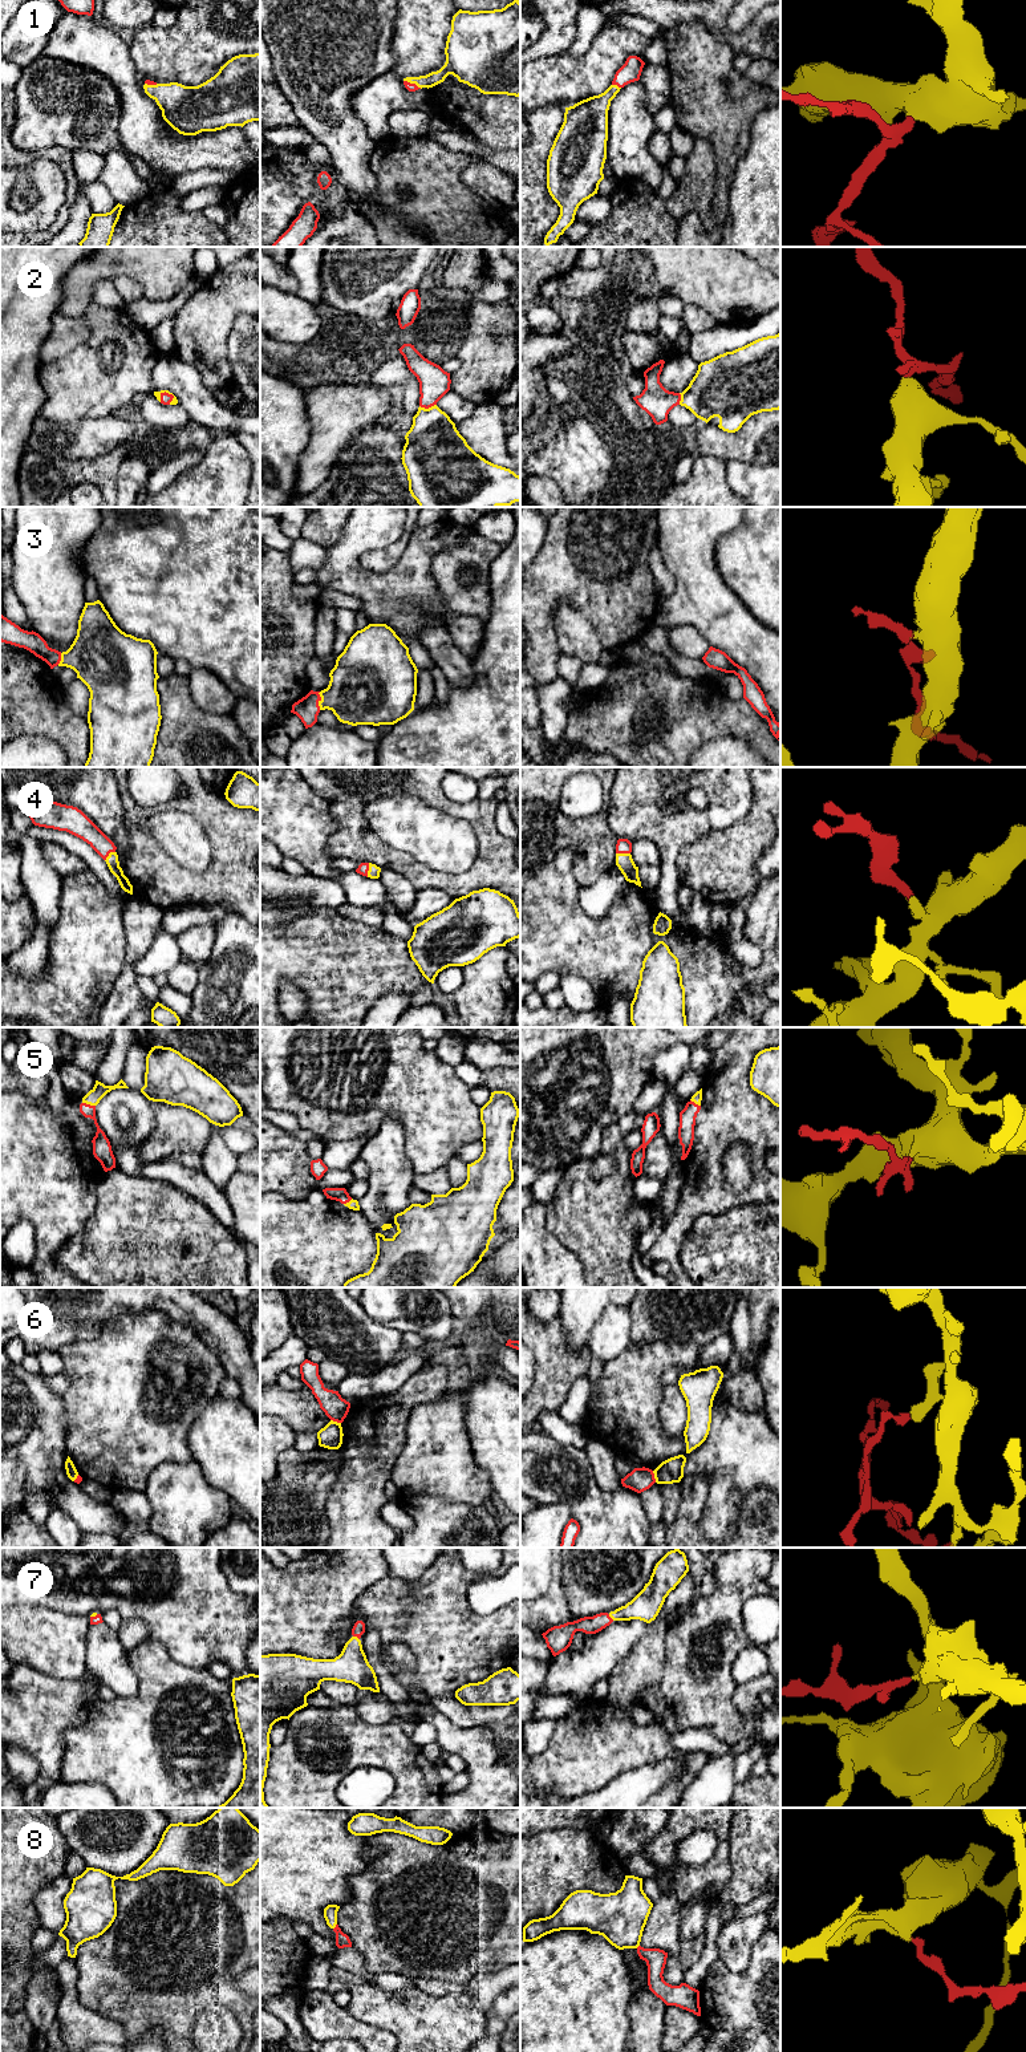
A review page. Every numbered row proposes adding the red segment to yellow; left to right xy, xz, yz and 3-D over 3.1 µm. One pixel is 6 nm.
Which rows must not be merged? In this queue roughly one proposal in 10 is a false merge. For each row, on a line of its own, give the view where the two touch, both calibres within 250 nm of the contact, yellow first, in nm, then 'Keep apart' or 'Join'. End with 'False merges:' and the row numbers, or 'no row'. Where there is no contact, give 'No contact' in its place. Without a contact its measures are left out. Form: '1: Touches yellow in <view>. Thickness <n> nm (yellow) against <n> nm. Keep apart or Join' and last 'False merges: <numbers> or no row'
1: Touches yellow in xz. Thickness 90 nm (yellow) against 50 nm. Join
2: Touches yellow in xy. Thickness 40 nm (yellow) against 70 nm. Join
3: Touches yellow in xz. Thickness 380 nm (yellow) against 150 nm. Join
4: Touches yellow in xz. Thickness 70 nm (yellow) against 70 nm. Join
5: Touches yellow in xy. Thickness 90 nm (yellow) against 100 nm. Join
6: Touches yellow in yz. Thickness 150 nm (yellow) against 140 nm. Keep apart
7: Touches yellow in xz. Thickness 200 nm (yellow) against 80 nm. Join
8: Touches yellow in xz. Thickness 80 nm (yellow) against 80 nm. Join
False merges: 6

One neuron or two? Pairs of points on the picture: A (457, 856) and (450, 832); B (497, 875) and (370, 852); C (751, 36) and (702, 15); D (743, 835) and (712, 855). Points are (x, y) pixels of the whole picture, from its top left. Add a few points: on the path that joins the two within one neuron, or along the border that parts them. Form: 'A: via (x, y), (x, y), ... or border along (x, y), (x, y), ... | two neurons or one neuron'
A: via (453, 851), (450, 838) | one neuron
B: via (465, 881), (422, 879), (410, 868), (402, 866) | one neuron
C: via (739, 37), (729, 37), (714, 23) | one neuron
D: via (735, 843), (724, 855), (720, 855) | one neuron

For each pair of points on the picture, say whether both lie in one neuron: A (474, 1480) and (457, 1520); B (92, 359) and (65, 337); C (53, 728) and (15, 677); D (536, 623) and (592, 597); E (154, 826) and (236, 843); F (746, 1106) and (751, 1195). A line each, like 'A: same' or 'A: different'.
A: different
B: different
C: same
D: same
E: different
F: same

